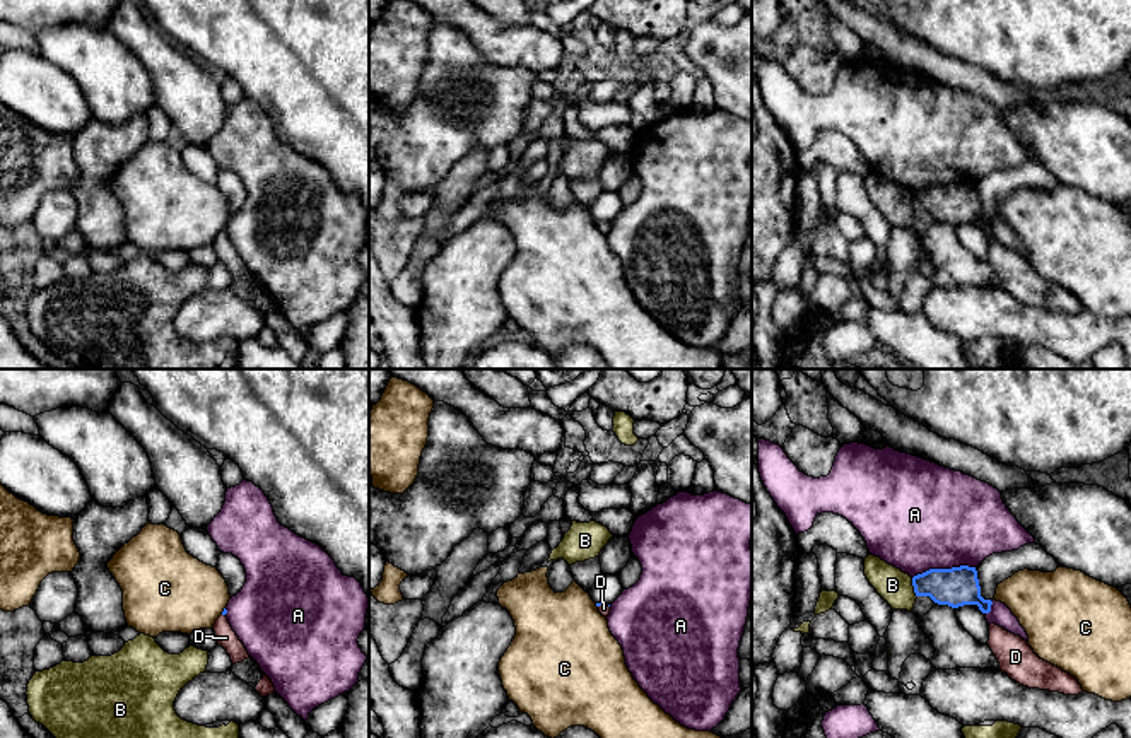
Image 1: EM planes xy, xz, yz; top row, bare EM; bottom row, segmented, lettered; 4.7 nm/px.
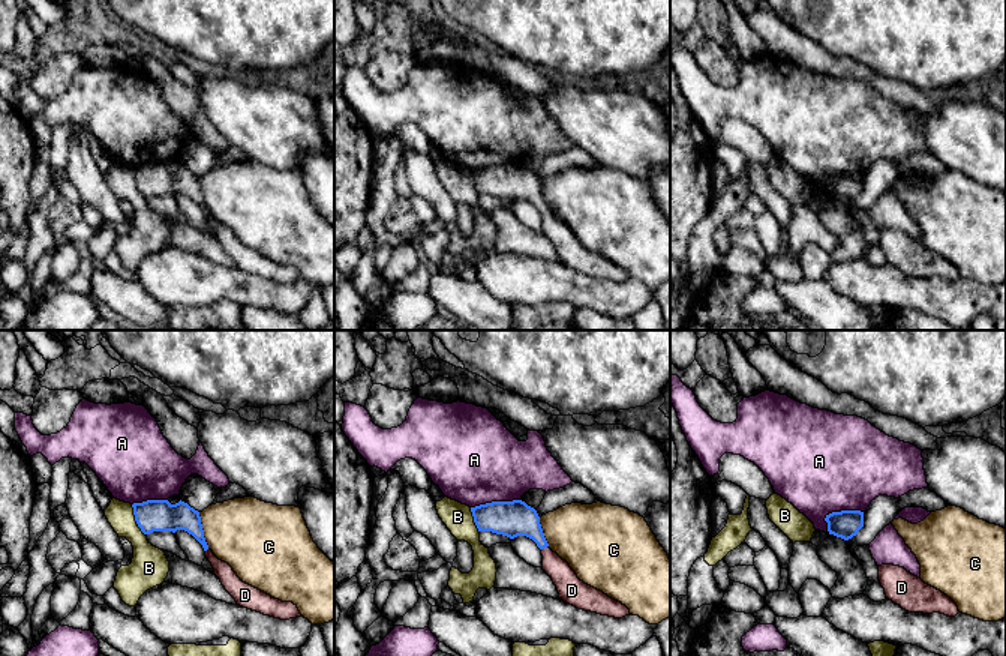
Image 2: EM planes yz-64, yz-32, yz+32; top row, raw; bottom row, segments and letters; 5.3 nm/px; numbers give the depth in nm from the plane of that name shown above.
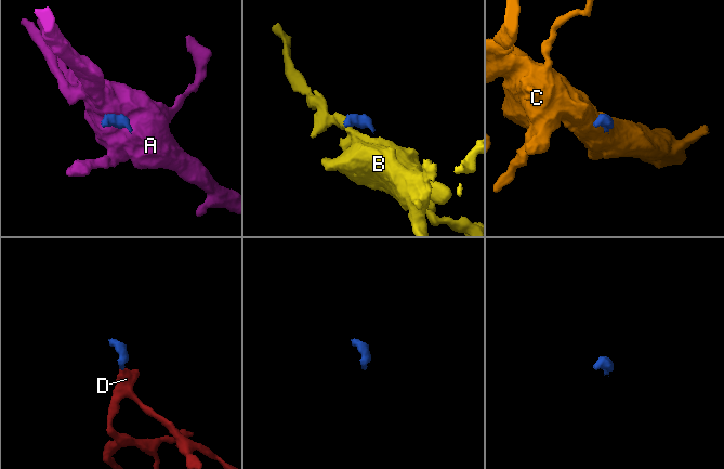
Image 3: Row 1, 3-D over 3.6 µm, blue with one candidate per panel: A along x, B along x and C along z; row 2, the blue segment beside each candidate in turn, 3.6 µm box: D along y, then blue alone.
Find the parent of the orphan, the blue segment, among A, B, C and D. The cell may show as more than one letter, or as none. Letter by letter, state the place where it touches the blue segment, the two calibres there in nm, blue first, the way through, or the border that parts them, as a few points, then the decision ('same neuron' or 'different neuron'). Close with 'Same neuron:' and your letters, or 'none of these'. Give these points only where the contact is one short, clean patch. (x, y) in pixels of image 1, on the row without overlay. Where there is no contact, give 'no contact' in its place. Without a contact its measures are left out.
A: yz (943, 187) | 190/480 nm | different neuron
B: yz (914, 205) | 190/160 nm | along yz (911, 195), (916, 214) | different neuron
C: xy (224, 228) | 20/380 nm | along xy (224, 224), (221, 231) | different neuron
D: no contact | same neuron
Same neuron: D

